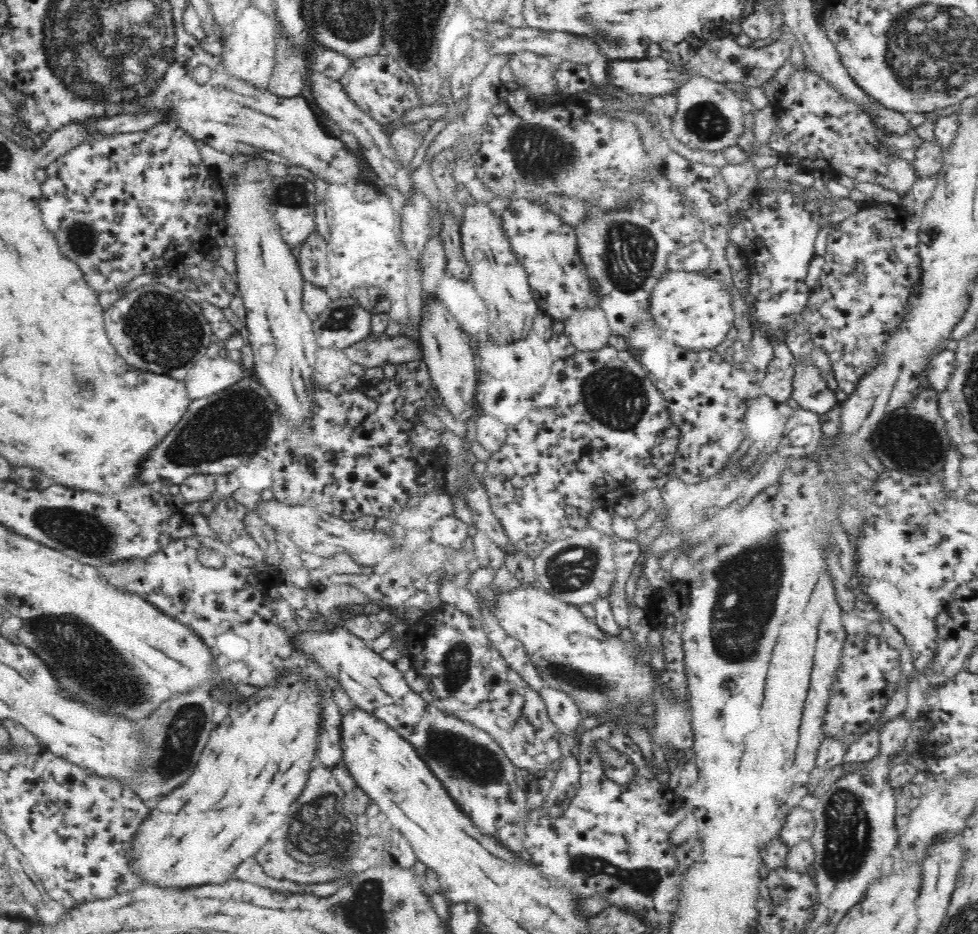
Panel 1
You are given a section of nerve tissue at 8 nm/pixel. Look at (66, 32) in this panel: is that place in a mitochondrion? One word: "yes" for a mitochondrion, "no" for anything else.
yes

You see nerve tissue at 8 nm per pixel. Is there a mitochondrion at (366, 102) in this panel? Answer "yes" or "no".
no

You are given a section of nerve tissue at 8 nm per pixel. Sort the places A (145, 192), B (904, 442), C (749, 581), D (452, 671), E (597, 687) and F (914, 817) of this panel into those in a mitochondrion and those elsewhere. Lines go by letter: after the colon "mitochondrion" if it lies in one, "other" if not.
A: other
B: mitochondrion
C: mitochondrion
D: mitochondrion
E: mitochondrion
F: other

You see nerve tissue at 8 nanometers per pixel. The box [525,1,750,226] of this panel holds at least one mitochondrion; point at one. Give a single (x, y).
(703, 121)

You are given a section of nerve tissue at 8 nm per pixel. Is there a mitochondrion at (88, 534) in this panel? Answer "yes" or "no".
yes

